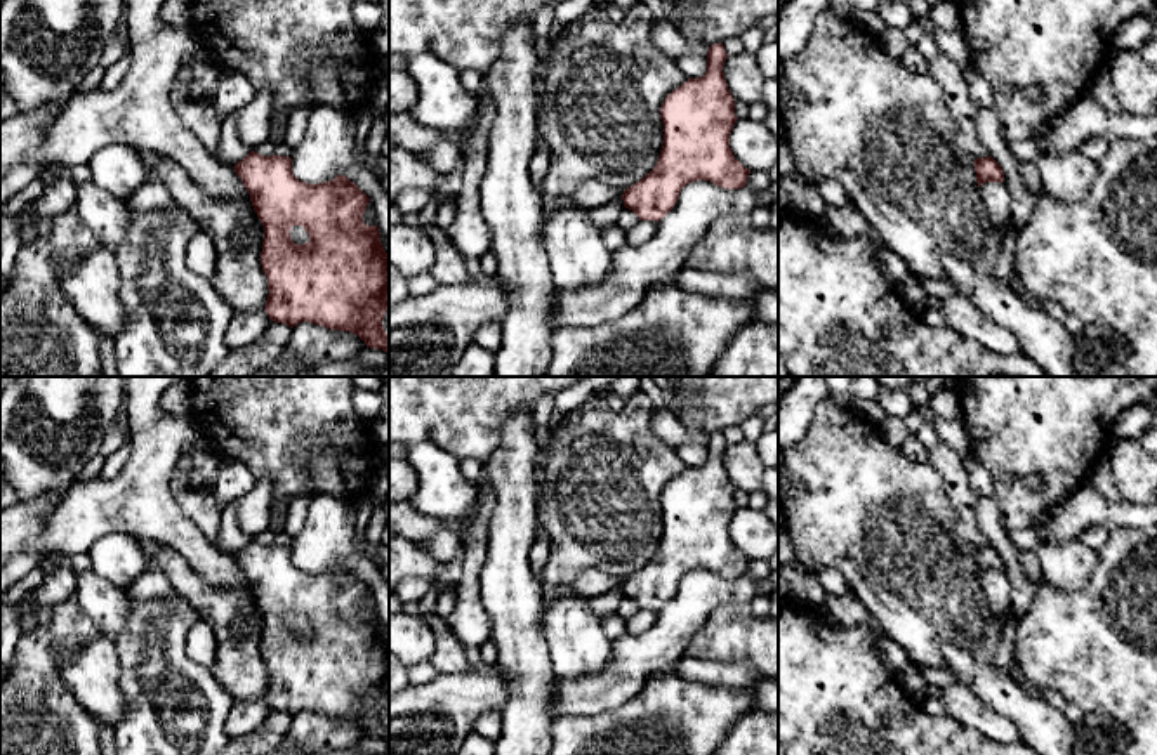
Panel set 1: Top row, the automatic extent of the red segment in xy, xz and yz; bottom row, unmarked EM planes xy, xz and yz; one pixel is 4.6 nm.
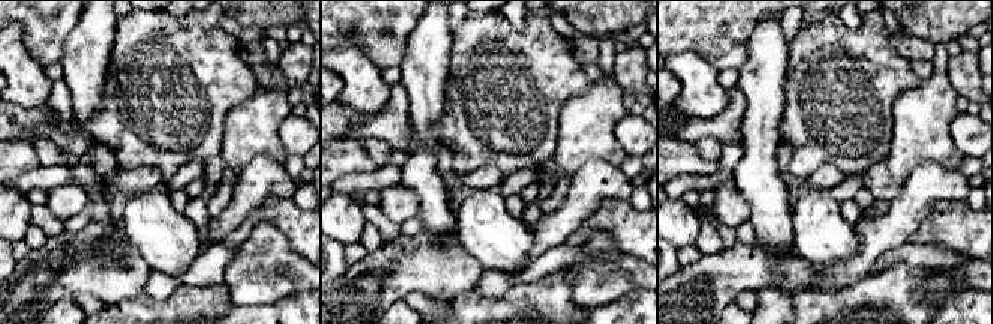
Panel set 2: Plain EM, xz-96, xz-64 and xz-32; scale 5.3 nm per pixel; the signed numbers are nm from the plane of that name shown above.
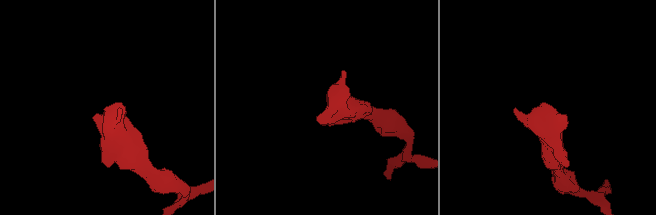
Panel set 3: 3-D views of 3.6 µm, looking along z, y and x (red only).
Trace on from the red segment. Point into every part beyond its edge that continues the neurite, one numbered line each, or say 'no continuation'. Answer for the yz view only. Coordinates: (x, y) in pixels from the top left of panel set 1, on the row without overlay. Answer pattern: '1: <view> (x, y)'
no continuation

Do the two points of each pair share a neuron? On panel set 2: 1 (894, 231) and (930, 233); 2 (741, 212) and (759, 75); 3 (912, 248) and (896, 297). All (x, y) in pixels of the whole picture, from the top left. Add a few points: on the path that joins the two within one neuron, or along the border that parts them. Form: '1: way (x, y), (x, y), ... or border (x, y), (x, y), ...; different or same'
1: border (935, 204), (908, 240); different
2: border (732, 180), (749, 209), (749, 219); different
3: border (929, 266), (894, 263), (875, 275); different

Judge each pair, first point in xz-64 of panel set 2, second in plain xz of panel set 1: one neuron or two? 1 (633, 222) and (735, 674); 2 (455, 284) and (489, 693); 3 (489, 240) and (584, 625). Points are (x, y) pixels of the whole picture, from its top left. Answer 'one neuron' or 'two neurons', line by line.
1: two neurons
2: one neuron
3: one neuron

